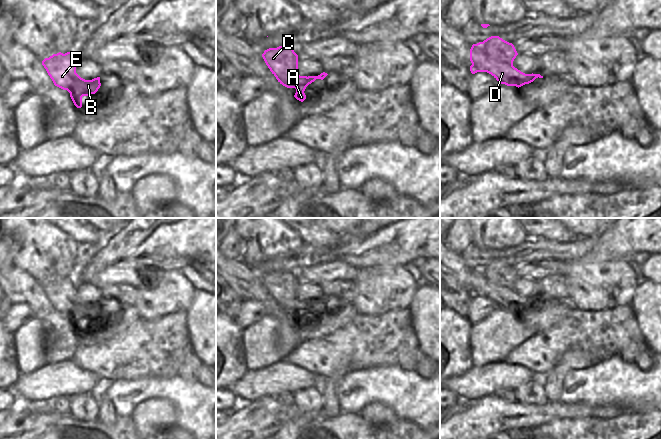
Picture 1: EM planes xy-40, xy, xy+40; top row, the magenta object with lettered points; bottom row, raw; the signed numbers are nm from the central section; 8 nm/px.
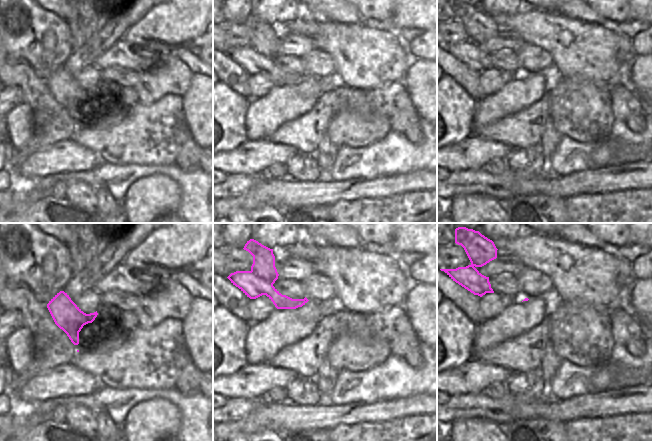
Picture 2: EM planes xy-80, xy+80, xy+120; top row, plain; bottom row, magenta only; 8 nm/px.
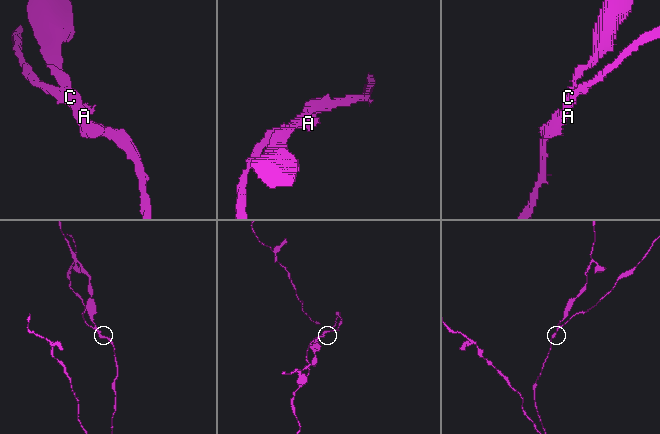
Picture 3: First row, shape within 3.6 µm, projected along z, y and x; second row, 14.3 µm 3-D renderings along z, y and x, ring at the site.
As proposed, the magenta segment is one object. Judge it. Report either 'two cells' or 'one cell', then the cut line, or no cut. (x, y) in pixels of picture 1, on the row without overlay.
two cells; cut in xy+40 along (472, 269), (481, 271), (495, 285), (508, 287), (512, 290)

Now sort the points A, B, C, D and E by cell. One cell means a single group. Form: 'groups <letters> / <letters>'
groups A B C E / D

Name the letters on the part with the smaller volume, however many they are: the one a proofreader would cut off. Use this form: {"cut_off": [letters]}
{"cut_off": ["D"]}

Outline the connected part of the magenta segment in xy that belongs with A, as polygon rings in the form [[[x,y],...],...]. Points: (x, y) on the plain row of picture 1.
[[[285,270],[269,272],[264,275],[262,281],[280,308],[296,313],[294,321],[301,326],[306,323],[306,311],[316,303],[323,304],[328,299],[323,296],[318,300],[302,302],[298,297],[298,279],[292,272]]]

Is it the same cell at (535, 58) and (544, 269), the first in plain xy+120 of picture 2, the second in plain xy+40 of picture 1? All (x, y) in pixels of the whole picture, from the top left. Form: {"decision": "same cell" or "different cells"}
{"decision": "different cells"}

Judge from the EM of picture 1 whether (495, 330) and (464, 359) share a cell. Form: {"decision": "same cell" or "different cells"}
{"decision": "different cells"}

